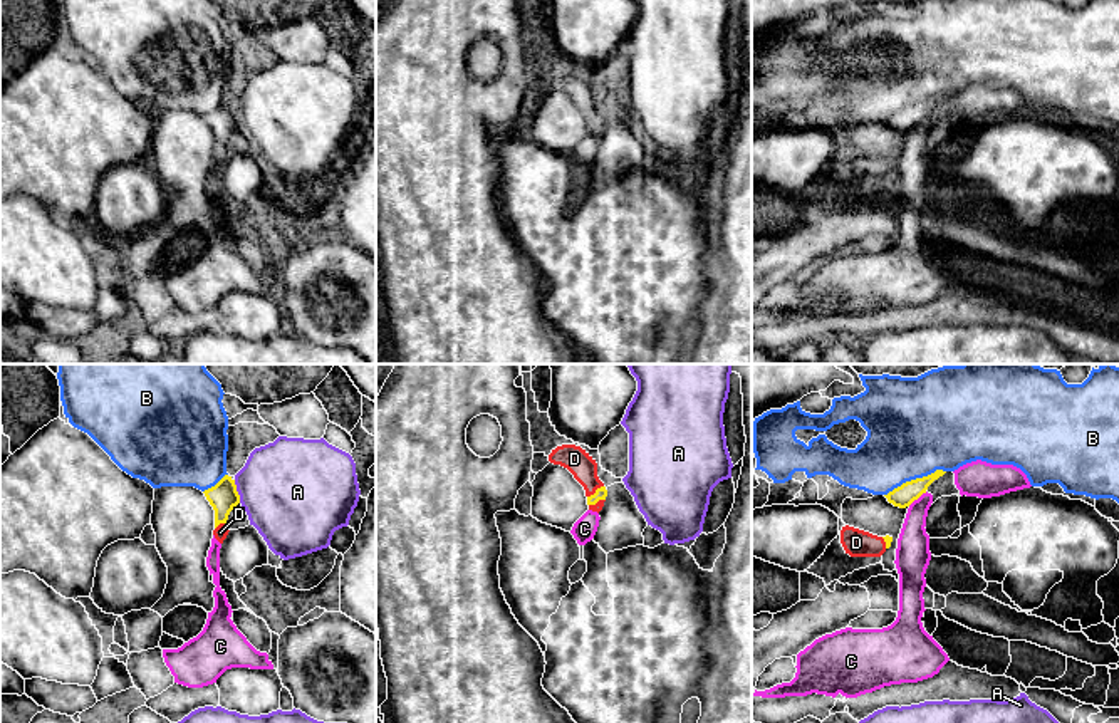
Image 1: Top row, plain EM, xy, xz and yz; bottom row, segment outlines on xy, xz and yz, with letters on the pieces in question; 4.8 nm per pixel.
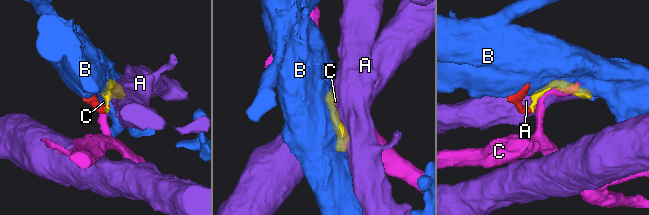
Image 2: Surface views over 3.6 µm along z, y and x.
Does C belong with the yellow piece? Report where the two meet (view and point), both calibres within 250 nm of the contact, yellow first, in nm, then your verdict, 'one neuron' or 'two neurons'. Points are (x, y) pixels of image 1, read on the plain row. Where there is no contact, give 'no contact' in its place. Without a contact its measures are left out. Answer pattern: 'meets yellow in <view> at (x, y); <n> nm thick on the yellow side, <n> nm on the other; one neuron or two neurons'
meets yellow in yz at (916, 123); 100 nm thick on the yellow side, 160 nm on the other; two neurons

